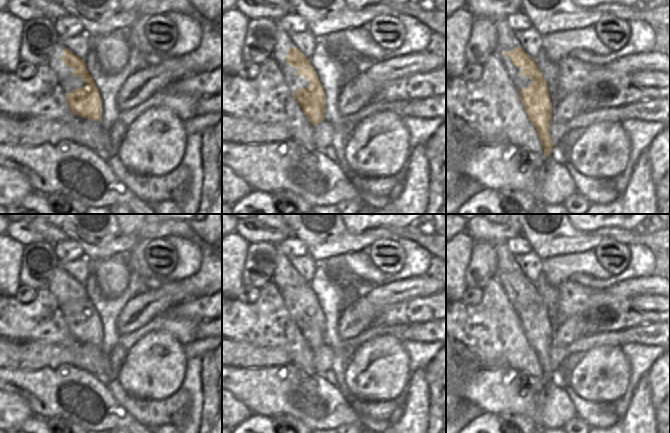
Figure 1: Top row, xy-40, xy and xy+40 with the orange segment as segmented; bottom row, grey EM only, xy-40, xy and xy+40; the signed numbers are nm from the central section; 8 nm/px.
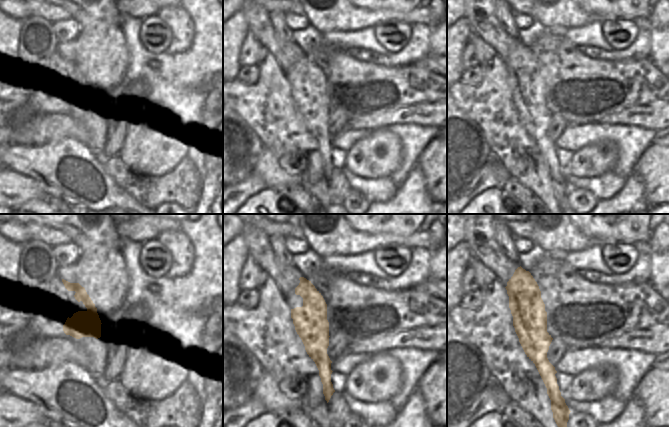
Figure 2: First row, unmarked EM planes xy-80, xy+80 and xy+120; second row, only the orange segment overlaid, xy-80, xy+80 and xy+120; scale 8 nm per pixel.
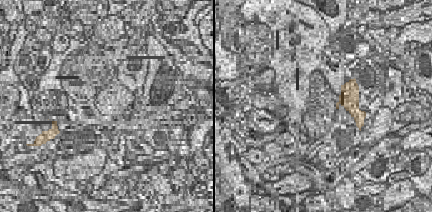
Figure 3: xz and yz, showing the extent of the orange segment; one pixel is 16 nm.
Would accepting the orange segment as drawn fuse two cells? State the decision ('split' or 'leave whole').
split

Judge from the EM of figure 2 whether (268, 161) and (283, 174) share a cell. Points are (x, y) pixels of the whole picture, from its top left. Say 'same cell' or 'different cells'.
same cell

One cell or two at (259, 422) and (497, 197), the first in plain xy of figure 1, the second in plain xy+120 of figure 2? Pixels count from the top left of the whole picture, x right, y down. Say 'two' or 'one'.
one

